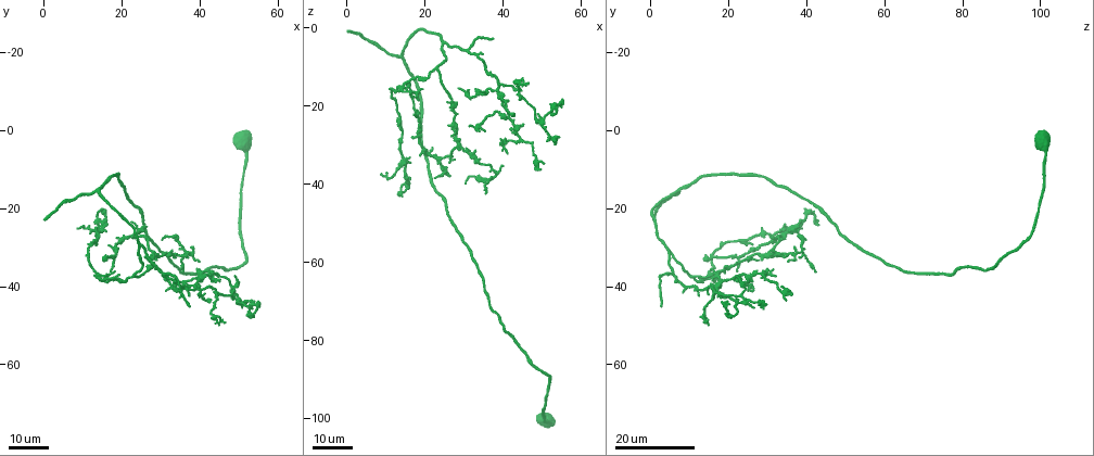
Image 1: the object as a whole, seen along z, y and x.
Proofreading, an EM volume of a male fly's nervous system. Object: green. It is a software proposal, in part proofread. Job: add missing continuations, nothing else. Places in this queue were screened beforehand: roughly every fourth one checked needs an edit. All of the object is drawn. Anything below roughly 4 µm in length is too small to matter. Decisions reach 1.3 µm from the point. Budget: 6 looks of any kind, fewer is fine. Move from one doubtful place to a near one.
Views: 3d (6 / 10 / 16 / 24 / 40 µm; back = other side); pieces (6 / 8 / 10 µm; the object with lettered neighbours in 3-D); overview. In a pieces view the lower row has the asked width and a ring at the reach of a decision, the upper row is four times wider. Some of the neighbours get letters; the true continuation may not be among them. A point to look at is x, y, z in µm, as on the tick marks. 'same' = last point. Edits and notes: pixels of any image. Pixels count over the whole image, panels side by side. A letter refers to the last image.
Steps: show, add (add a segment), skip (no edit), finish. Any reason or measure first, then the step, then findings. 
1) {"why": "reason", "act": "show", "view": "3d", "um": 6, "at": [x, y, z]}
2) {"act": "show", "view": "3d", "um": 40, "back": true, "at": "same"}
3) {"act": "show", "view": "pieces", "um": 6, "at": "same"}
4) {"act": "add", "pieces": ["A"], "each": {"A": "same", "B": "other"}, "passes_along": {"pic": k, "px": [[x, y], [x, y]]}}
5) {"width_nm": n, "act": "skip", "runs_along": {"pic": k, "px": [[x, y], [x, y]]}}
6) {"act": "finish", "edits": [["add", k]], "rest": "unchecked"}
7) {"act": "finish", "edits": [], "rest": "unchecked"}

{"why": "branch stops here", "act": "show", "view": "3d", "um": 16, "at": [43.0, 43.5, 22.0]}

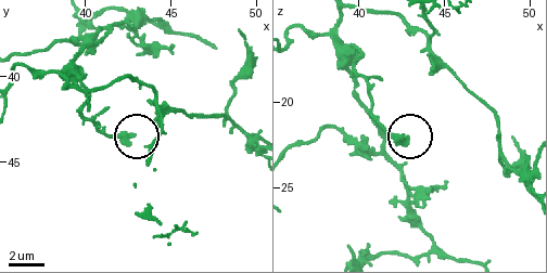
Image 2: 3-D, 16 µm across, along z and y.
{"act": "show", "view": "pieces", "um": 6, "at": "same"}

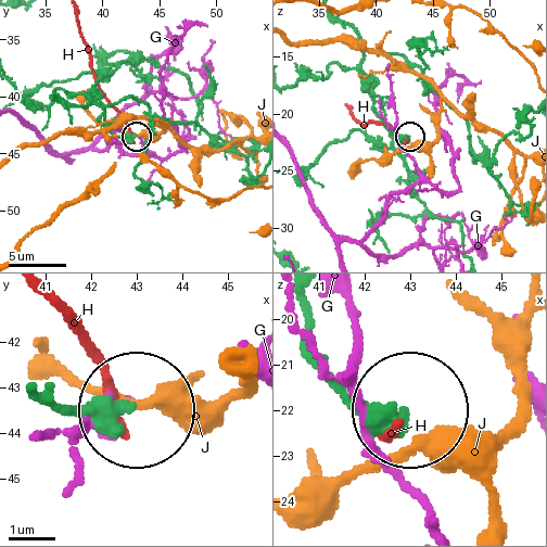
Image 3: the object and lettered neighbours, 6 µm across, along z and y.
{"act": "skip", "each": {"G": "other", "H": "other", "J": "other"}, "runs_along": {"pic": 3, "px": [[36, 385], [66, 405], [132, 405]]}, "found": "no lettered segment goes on from it"}

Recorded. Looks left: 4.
{"why": "tapers out", "act": "show", "view": "3d", "um": 16, "at": [23.0, 23.5, 38.0]}

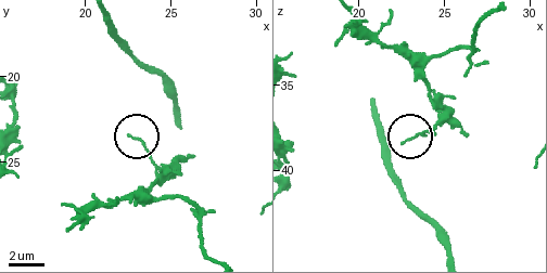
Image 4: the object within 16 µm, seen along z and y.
{"act": "show", "view": "pieces", "um": 10, "at": [22.7, 23.5, 38.3]}

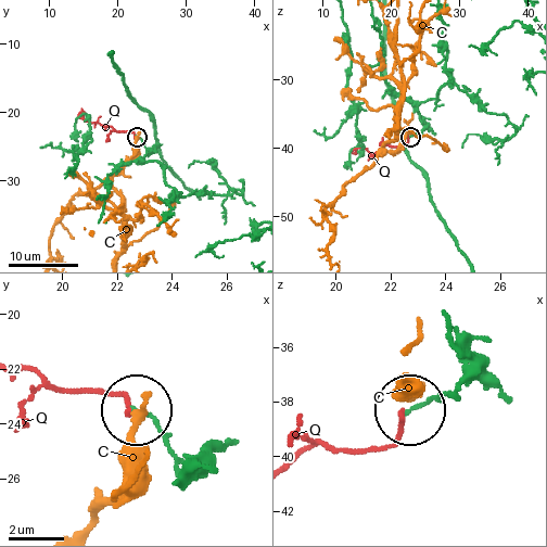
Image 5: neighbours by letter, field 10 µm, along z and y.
{"width_nm": 110, "act": "skip", "each": {"C": "other", "Q": "other"}, "found": "no lettered segment goes on from it"}

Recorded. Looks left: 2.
{"why": "thin end", "act": "show", "view": "3d", "um": 16, "at": [37.0, 45.0, 2.5]}

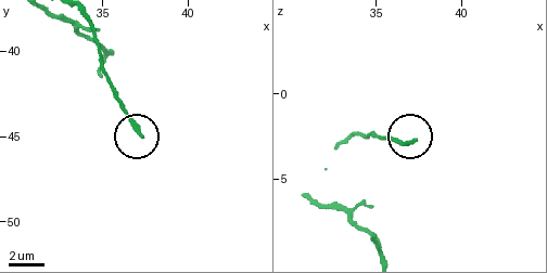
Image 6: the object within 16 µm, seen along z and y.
{"why": "what lies round it", "act": "show", "view": "pieces", "um": 6, "at": [37.1, 44.8, 2.8]}

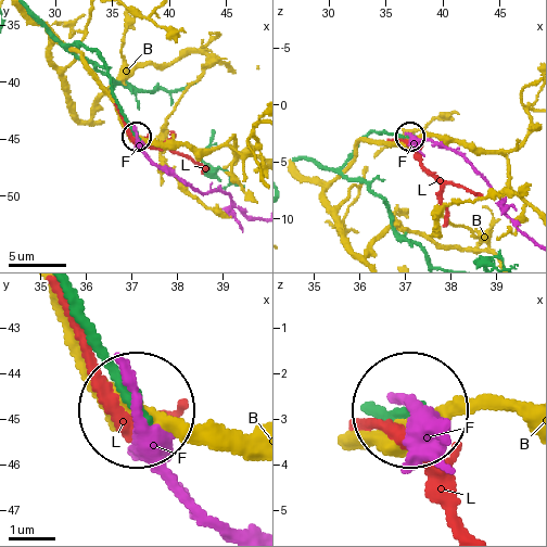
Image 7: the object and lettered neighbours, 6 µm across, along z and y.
{"act": "skip", "each": {"B": "other", "F": "other", "L": "other"}, "runs_along": {"pic": 7, "px": [[37, 18], [64, 43], [96, 53], [136, 137]]}, "found": "none of them fits"}

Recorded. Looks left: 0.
{"act": "finish", "edits": [], "rest": "unchecked"}

